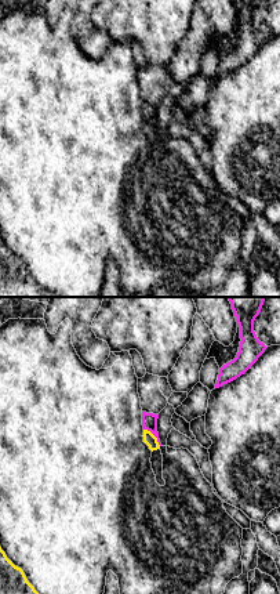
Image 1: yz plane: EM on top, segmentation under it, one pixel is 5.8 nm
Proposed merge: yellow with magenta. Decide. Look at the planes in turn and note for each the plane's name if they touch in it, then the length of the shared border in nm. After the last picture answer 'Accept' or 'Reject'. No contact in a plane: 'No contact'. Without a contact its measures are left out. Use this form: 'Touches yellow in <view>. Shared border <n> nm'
Touches yellow in yz. Shared border 140 nm

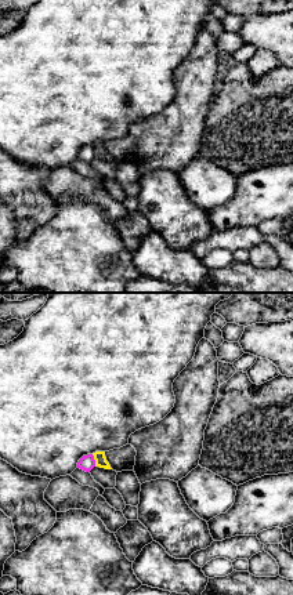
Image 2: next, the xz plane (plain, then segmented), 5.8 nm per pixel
Touches yellow in xz. Shared border 80 nm

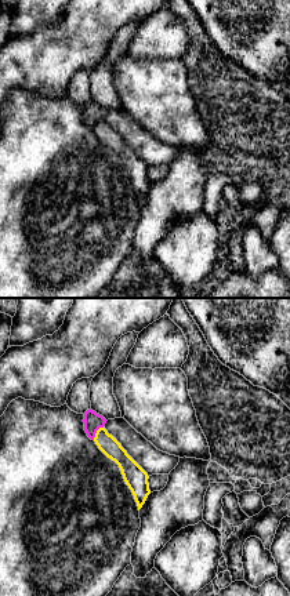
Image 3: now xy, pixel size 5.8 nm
Touches yellow in xy. Shared border 110 nm

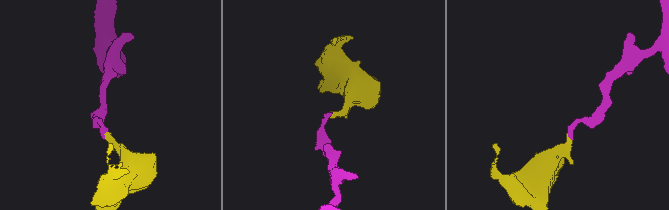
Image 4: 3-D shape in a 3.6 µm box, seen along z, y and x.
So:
Reject

